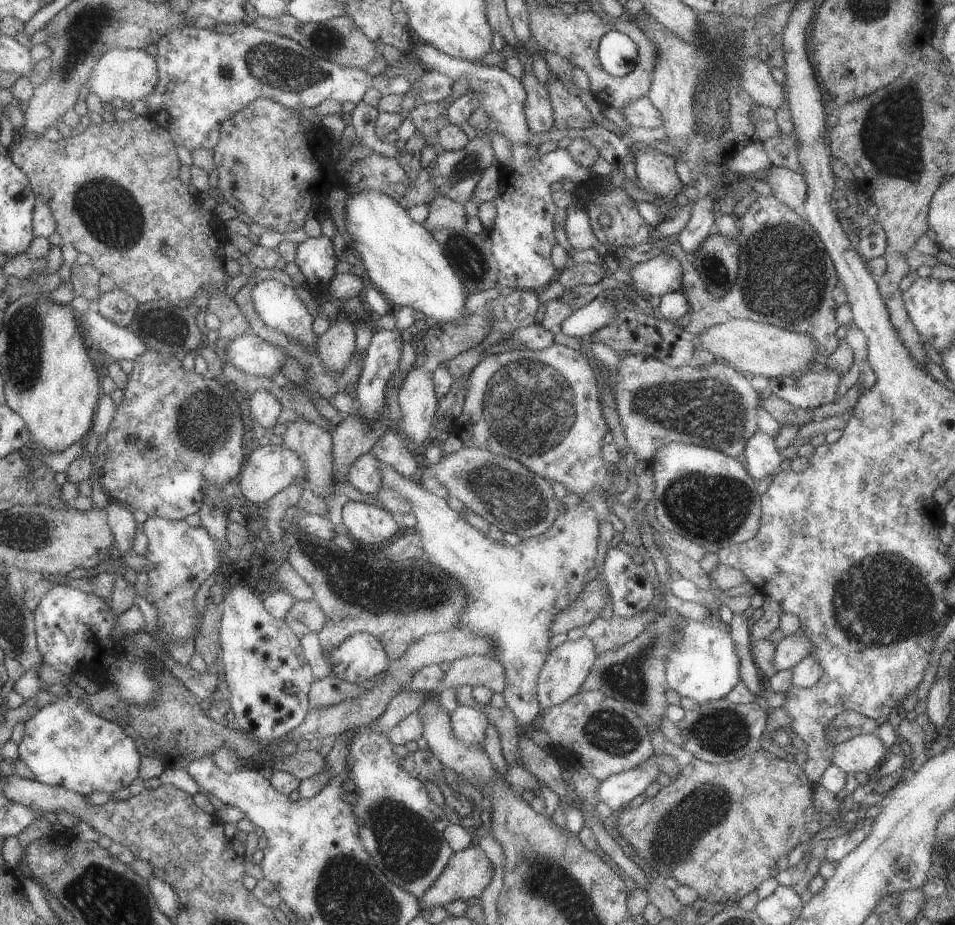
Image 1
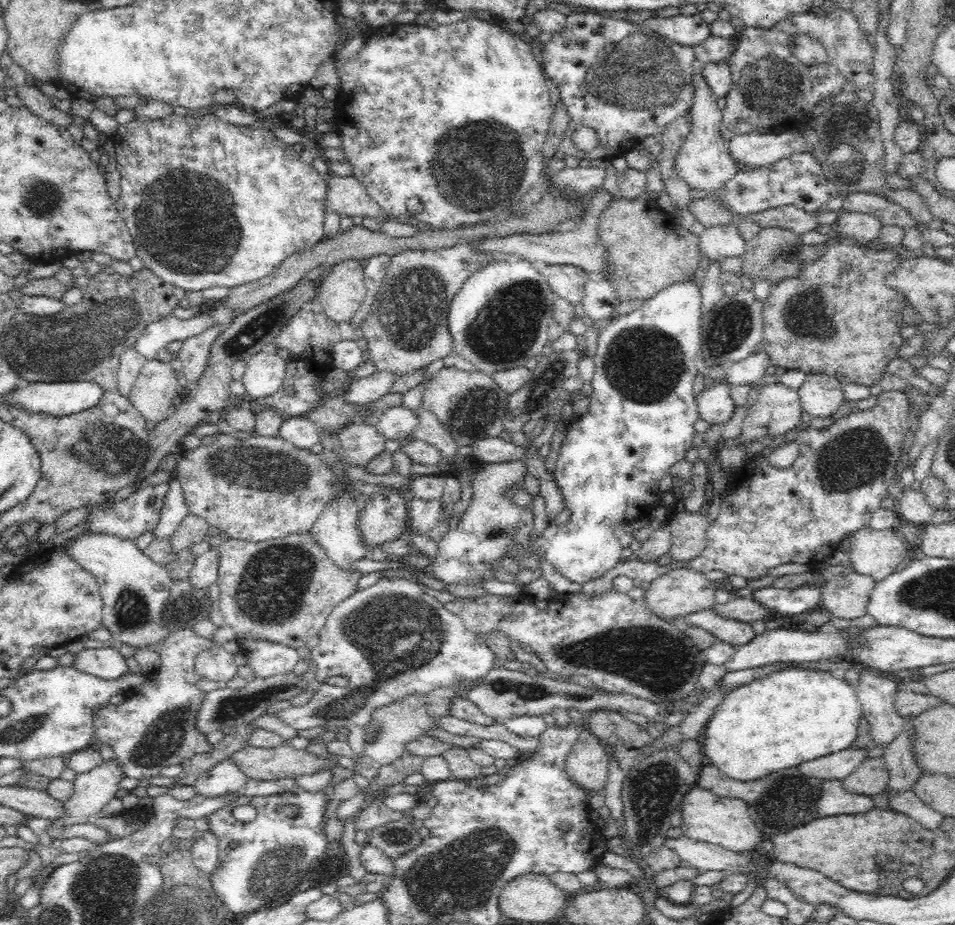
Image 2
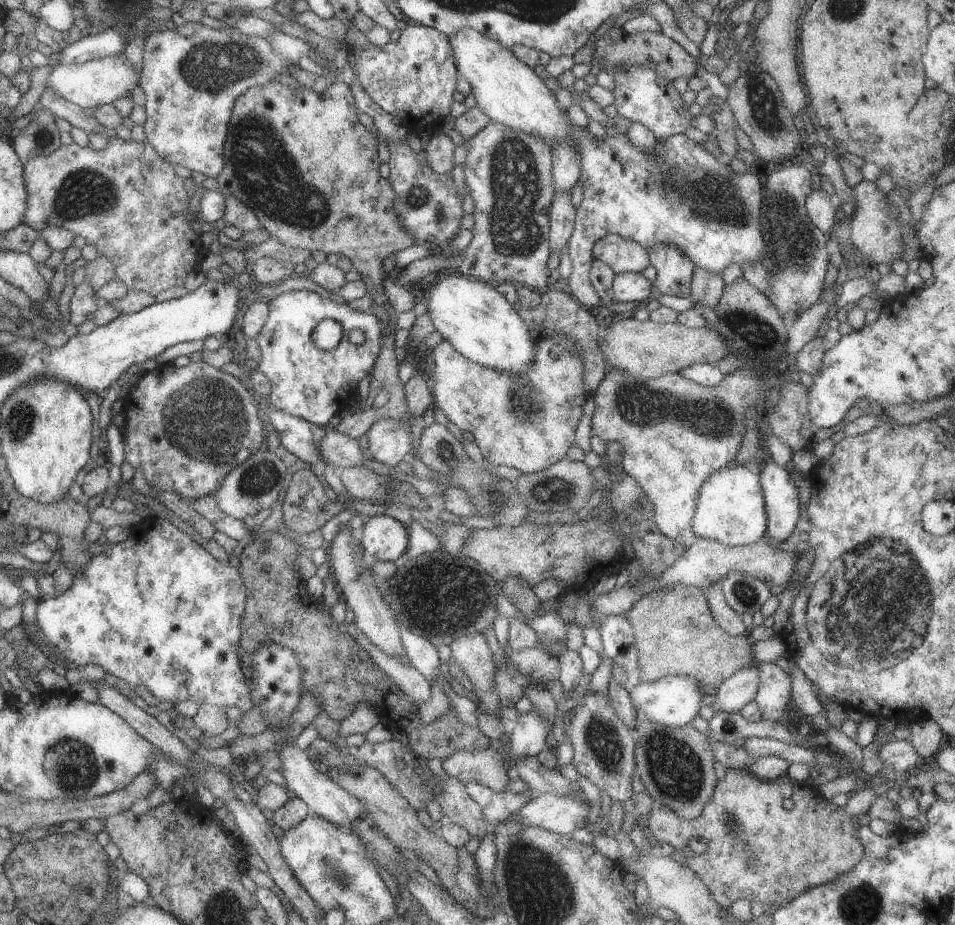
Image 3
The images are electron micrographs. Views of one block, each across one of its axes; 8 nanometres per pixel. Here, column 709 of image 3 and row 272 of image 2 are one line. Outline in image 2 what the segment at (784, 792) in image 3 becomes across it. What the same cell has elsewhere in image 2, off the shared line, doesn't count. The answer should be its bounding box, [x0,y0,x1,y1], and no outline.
[762,237,906,387]

